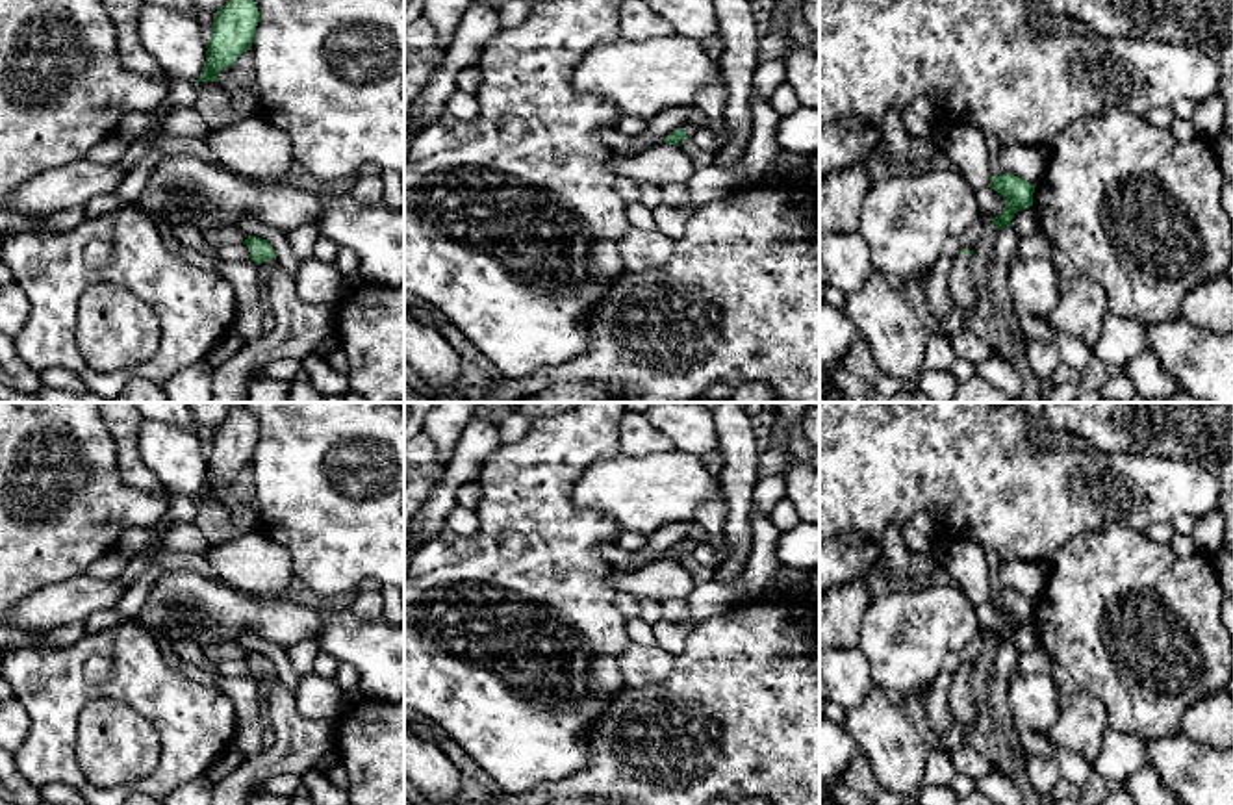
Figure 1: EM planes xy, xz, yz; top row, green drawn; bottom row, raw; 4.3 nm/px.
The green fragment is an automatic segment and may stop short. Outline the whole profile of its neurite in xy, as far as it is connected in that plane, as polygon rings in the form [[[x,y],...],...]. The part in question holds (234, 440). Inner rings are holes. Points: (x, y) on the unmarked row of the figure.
[[[232,402],[226,419],[215,427],[211,449],[206,458],[204,484],[195,501],[200,497],[219,497],[219,486],[232,482],[243,467],[250,466],[258,436],[260,427],[256,417]]]

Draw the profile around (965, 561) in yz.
[[[936,540],[931,556],[946,568],[957,586],[973,601],[988,603],[992,586],[985,549],[968,540]]]

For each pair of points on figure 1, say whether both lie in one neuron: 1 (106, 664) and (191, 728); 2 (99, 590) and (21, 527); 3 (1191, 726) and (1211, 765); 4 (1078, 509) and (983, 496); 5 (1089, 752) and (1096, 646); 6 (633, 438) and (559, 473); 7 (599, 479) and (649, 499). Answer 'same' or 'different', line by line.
1: same
2: different
3: different
4: same
5: different
6: different
7: same

